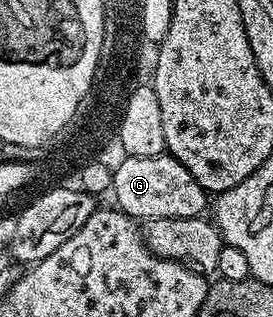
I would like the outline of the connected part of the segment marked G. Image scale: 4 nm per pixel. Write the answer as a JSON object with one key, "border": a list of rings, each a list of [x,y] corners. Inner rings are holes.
{"border":[[[169,154],[128,157],[113,171],[113,194],[113,203],[139,222],[156,218],[192,218],[203,215],[208,208],[208,193]]]}

